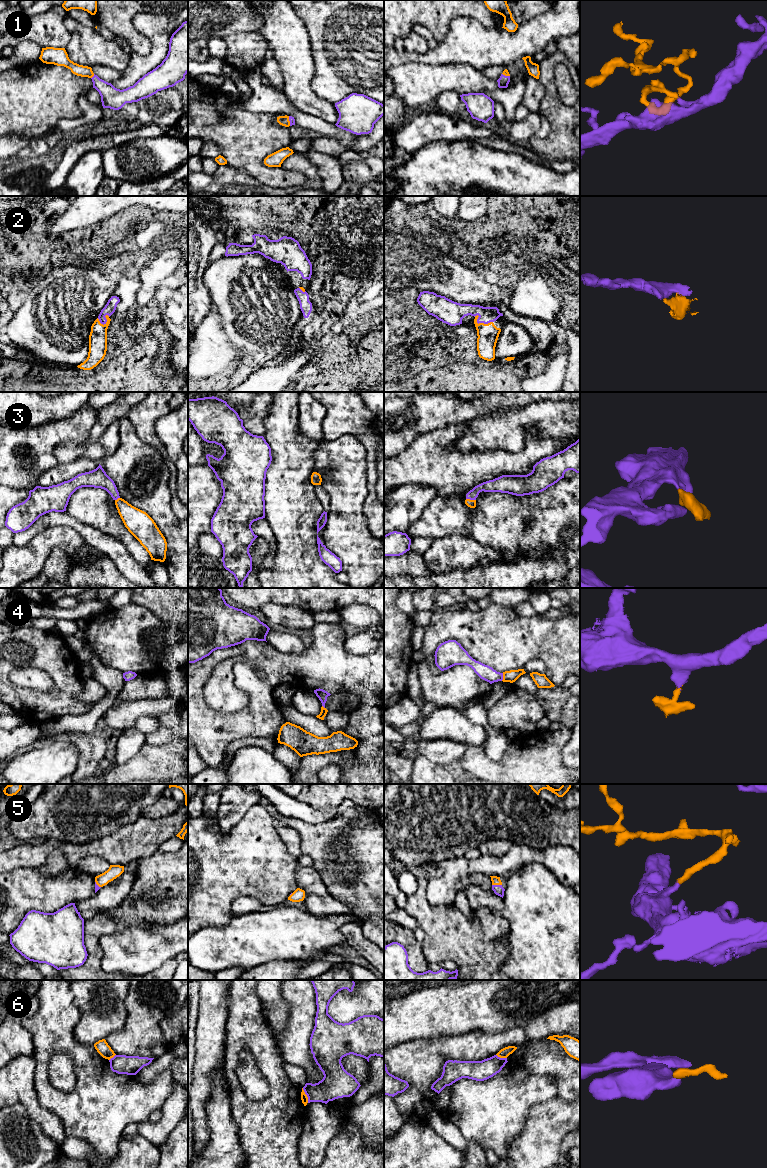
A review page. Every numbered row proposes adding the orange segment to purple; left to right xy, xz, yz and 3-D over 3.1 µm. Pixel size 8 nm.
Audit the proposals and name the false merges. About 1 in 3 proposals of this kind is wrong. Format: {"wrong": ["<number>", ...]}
{"wrong": ["6"]}

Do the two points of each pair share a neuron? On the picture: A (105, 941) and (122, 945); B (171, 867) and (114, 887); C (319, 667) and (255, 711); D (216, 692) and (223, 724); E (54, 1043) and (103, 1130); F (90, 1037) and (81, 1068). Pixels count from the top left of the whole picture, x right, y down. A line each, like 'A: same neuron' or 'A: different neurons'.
A: same neuron
B: different neurons
C: same neuron
D: different neurons
E: same neuron
F: different neurons

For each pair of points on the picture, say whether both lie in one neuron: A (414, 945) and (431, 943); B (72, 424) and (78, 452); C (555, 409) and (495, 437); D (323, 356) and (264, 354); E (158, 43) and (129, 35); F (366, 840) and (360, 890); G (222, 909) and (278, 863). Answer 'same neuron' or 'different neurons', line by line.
A: different neurons
B: different neurons
C: same neuron
D: different neurons
E: different neurons
F: same neuron
G: same neuron

